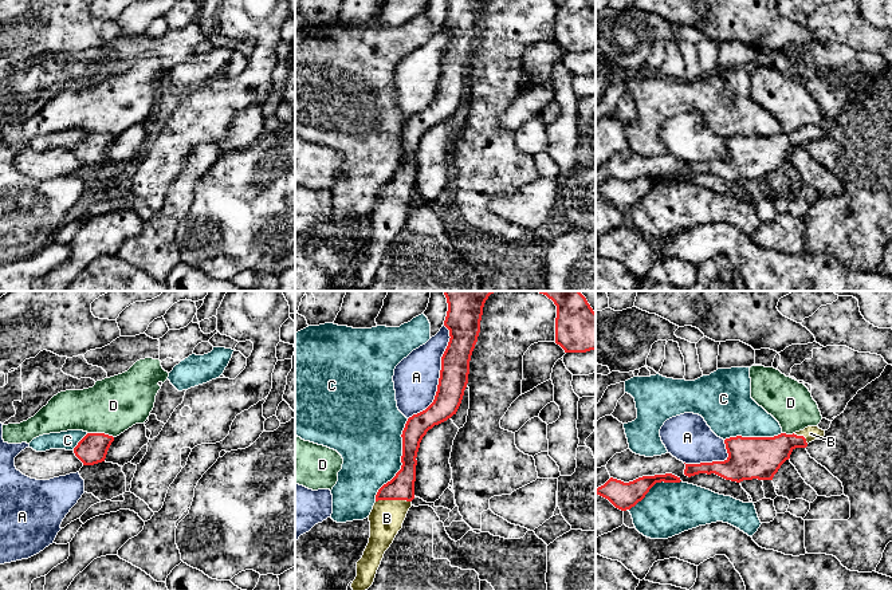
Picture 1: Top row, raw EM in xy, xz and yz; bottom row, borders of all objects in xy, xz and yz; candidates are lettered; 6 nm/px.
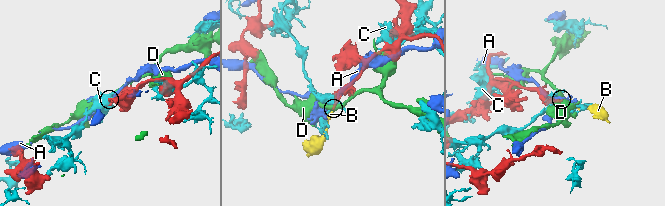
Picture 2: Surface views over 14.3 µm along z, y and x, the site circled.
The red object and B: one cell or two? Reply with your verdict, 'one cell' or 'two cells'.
one cell

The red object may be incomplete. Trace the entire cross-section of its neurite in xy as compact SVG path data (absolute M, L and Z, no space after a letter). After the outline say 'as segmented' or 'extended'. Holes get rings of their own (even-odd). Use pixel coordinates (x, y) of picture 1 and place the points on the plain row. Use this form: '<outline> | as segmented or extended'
M87 133L74 148L74 153L83 165L94 165L105 161L113 141L114 137L105 133Z | as segmented

